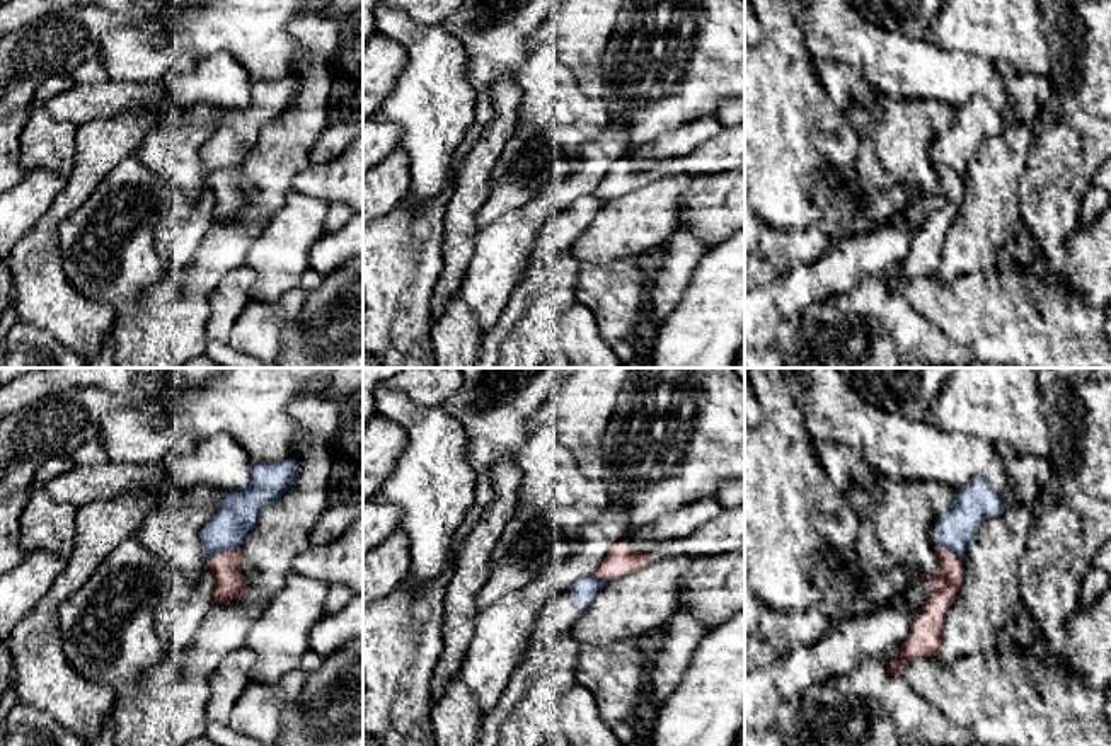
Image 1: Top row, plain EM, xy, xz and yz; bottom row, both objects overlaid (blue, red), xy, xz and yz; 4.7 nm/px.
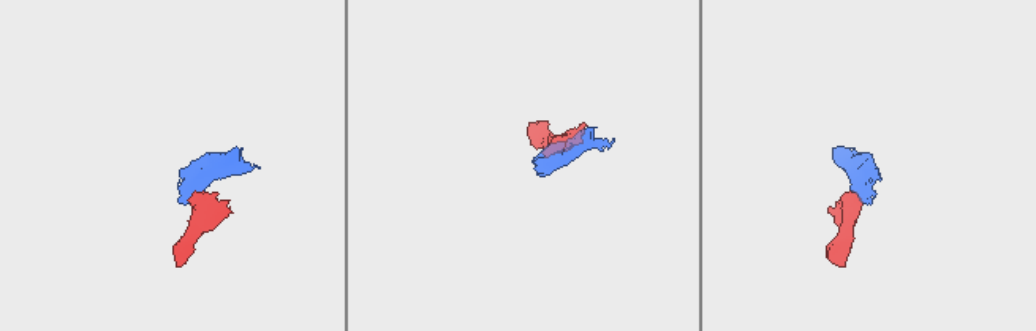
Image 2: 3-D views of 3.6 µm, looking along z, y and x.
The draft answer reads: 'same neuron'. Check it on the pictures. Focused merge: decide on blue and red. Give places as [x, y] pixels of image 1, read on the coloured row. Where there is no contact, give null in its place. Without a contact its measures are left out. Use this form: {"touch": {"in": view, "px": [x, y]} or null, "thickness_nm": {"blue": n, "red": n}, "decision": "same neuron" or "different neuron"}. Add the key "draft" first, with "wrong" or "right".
{"draft": "wrong", "touch": {"in": "xy", "px": [220, 552]}, "thickness_nm": {"blue": 190, "red": 140}, "decision": "different neuron"}

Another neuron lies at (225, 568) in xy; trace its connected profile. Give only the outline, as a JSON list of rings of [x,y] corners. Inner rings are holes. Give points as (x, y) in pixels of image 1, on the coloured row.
[[[237,547],[223,554],[215,554],[206,560],[206,569],[216,581],[213,601],[232,601],[250,591],[250,586],[242,576],[240,562],[242,555]]]

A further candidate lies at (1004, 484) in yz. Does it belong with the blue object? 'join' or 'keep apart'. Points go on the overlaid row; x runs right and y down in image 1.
join

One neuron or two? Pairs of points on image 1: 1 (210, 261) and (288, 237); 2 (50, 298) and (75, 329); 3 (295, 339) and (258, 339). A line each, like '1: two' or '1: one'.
1: two
2: one
3: two

